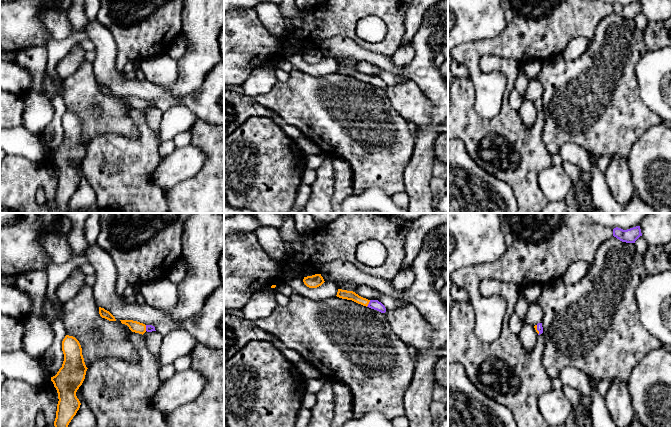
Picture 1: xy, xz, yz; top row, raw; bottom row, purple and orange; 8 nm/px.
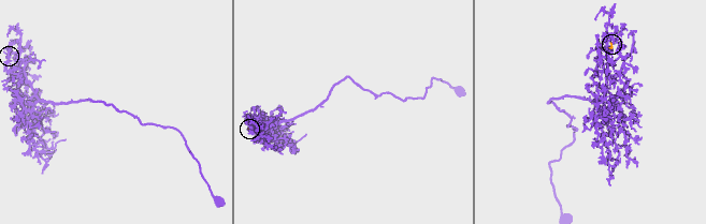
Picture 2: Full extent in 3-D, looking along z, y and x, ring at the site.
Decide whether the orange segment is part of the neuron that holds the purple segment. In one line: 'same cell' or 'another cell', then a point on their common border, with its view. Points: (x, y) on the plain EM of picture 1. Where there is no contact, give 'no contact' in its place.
same cell | xz (369, 79)

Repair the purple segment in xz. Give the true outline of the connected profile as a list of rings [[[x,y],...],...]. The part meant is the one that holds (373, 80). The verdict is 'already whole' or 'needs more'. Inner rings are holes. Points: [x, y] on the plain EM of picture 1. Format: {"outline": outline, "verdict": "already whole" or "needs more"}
{"outline": [[[338,65],[336,72],[339,74],[342,74],[342,75],[352,76],[358,80],[361,80],[361,81],[369,83],[371,85],[377,86],[381,89],[386,88],[385,82],[378,76],[368,76],[366,74],[359,72],[358,70],[356,70],[353,67]]], "verdict": "needs more"}

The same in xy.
{"outline": [[[120,96],[122,100],[125,100],[129,103],[132,108],[144,110],[147,108],[156,107],[155,103],[152,101],[145,101],[143,99],[133,97],[133,96]]], "verdict": "needs more"}

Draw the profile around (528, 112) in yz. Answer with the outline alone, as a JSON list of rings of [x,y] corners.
[[[523,97],[523,103],[518,110],[520,117],[523,121],[524,126],[530,130],[535,124],[535,120],[538,115],[538,109],[536,108],[534,102],[527,100]]]

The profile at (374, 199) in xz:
[[[370,186],[361,194],[352,194],[341,202],[341,213],[409,213],[400,208],[382,188]]]

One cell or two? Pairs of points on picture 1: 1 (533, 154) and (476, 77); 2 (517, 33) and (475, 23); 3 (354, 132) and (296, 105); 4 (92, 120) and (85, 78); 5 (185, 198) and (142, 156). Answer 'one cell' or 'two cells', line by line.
1: two cells
2: two cells
3: one cell
4: one cell
5: two cells

